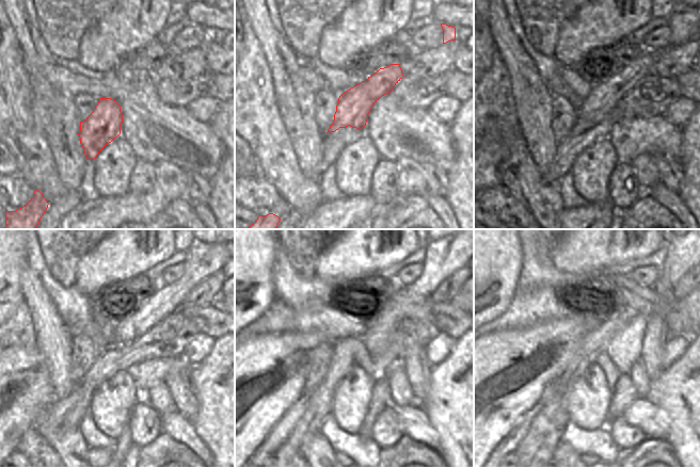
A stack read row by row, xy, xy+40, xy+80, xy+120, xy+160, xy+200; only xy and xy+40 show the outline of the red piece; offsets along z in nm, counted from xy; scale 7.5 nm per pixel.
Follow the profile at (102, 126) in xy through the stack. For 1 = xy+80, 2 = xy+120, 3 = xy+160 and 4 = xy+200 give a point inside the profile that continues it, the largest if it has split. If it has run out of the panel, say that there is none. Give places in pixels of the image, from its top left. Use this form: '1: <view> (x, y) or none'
1: xy+80 (602, 97)
2: xy+120 (203, 259)
3: xy+160 (444, 256)
4: xy+200 (683, 254)

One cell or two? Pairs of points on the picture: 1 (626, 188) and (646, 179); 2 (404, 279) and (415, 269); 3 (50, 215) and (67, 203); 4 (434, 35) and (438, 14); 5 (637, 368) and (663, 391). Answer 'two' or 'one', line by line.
1: two
2: one
3: one
4: two
5: two

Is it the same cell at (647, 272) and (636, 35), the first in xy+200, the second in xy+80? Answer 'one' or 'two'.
two

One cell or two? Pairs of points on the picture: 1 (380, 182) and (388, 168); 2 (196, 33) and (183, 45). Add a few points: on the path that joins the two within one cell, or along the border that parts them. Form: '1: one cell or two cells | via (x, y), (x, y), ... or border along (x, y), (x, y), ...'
1: one cell | via (383, 179), (385, 172)
2: one cell | via (193, 35), (186, 42)

